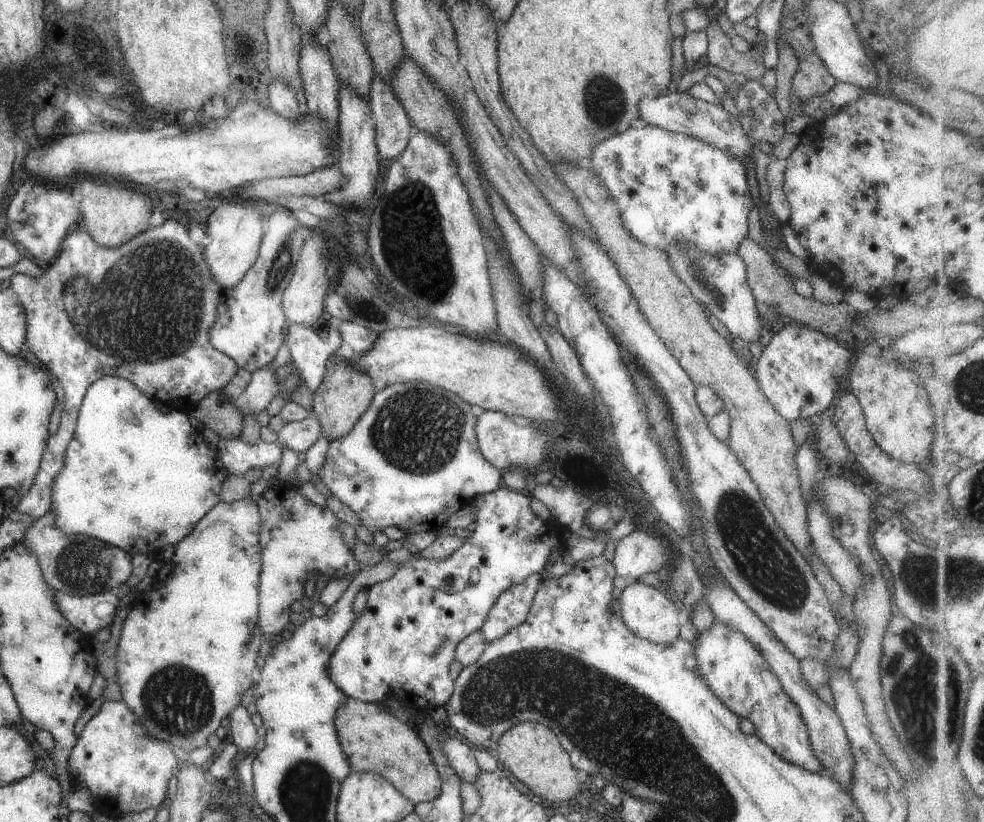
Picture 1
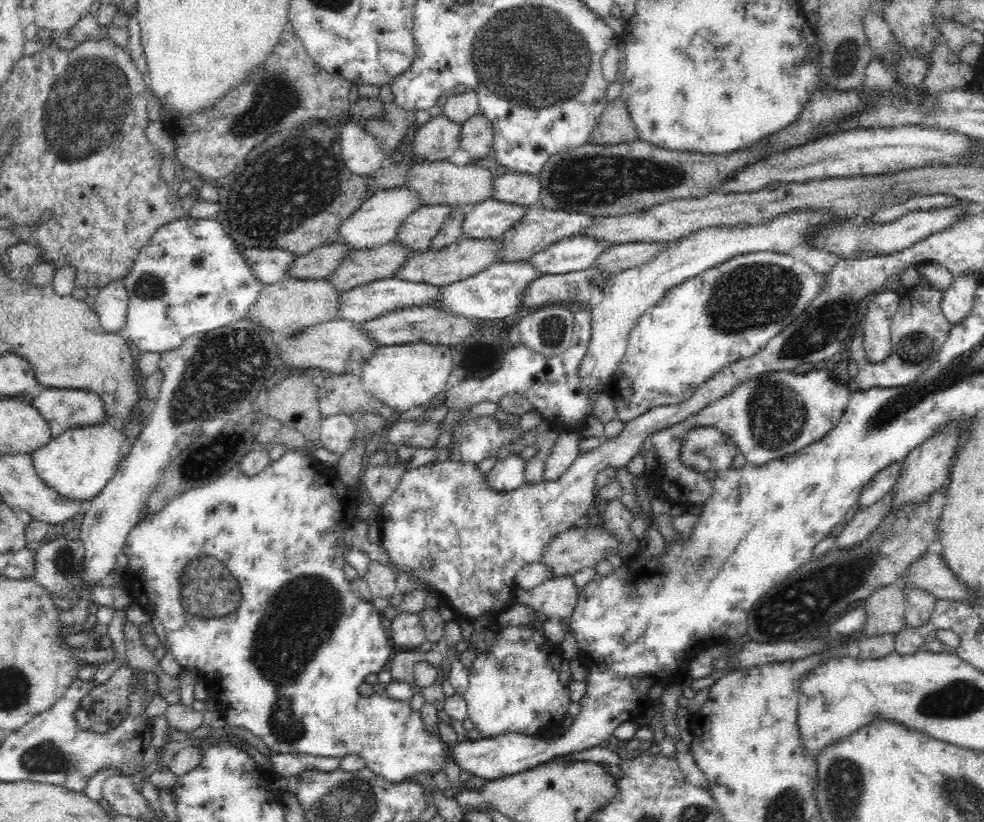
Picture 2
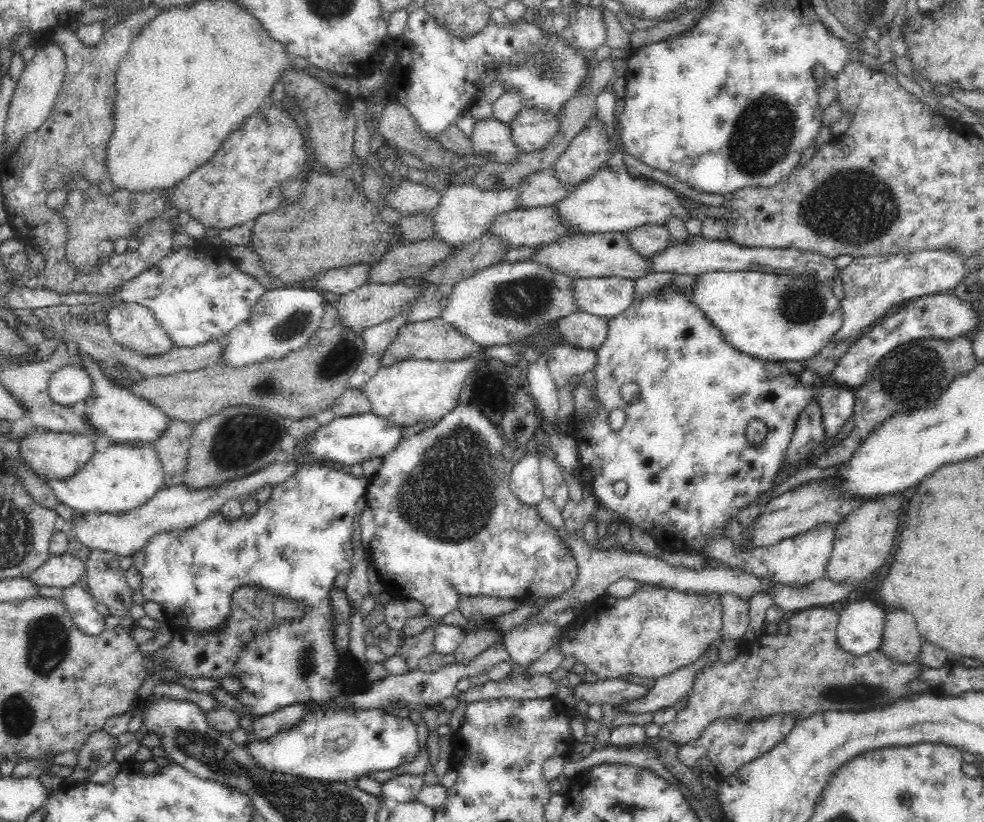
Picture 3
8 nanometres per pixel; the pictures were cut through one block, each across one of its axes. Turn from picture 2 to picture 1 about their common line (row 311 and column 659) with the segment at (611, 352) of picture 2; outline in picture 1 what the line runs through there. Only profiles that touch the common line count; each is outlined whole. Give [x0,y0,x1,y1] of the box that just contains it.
[615,581,679,647]

